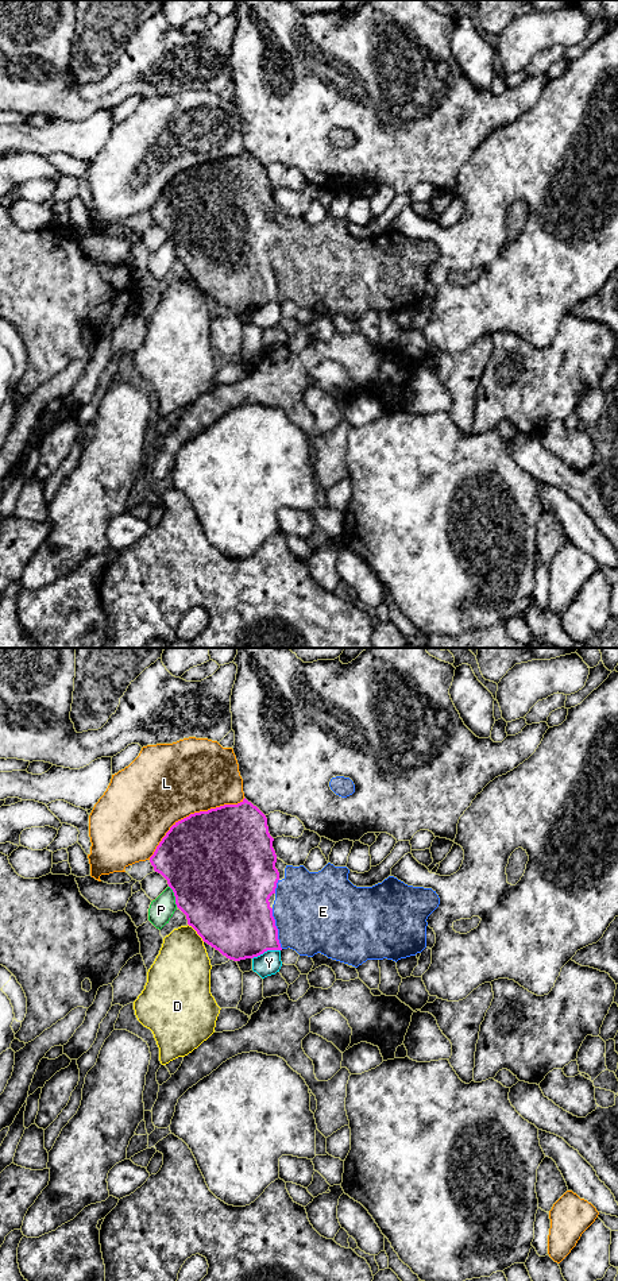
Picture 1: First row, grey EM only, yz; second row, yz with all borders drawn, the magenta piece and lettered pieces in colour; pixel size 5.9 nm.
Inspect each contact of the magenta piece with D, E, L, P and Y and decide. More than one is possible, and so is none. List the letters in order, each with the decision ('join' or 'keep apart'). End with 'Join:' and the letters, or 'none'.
D: keep apart
E: join
L: keep apart
P: keep apart
Y: keep apart
Join: E

